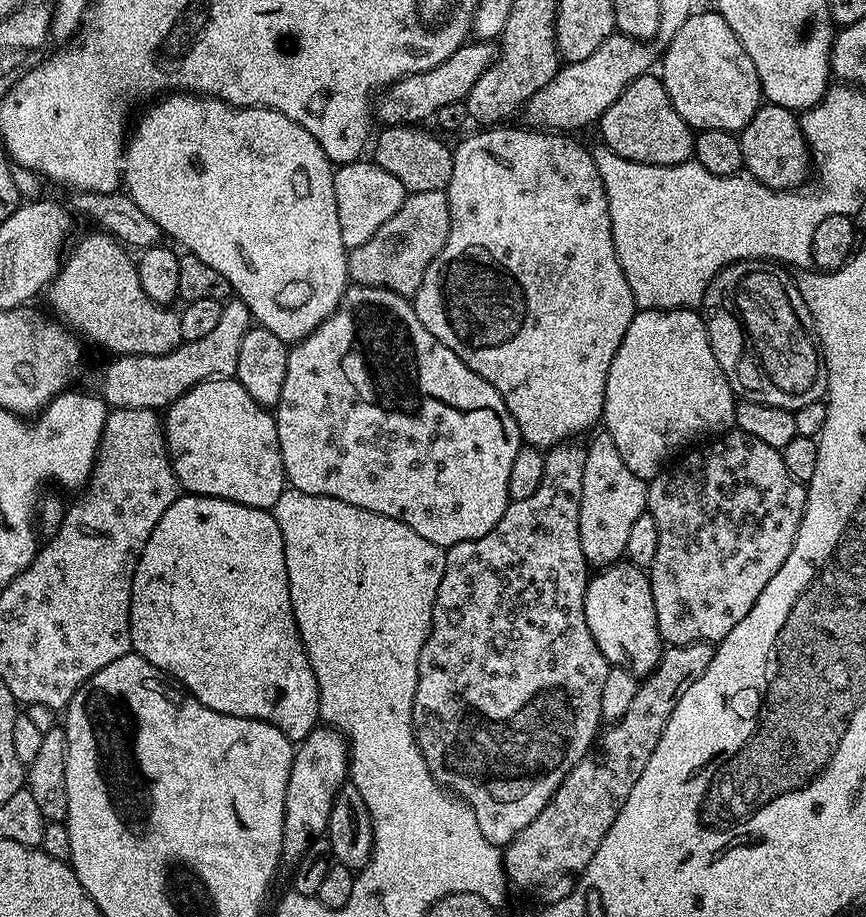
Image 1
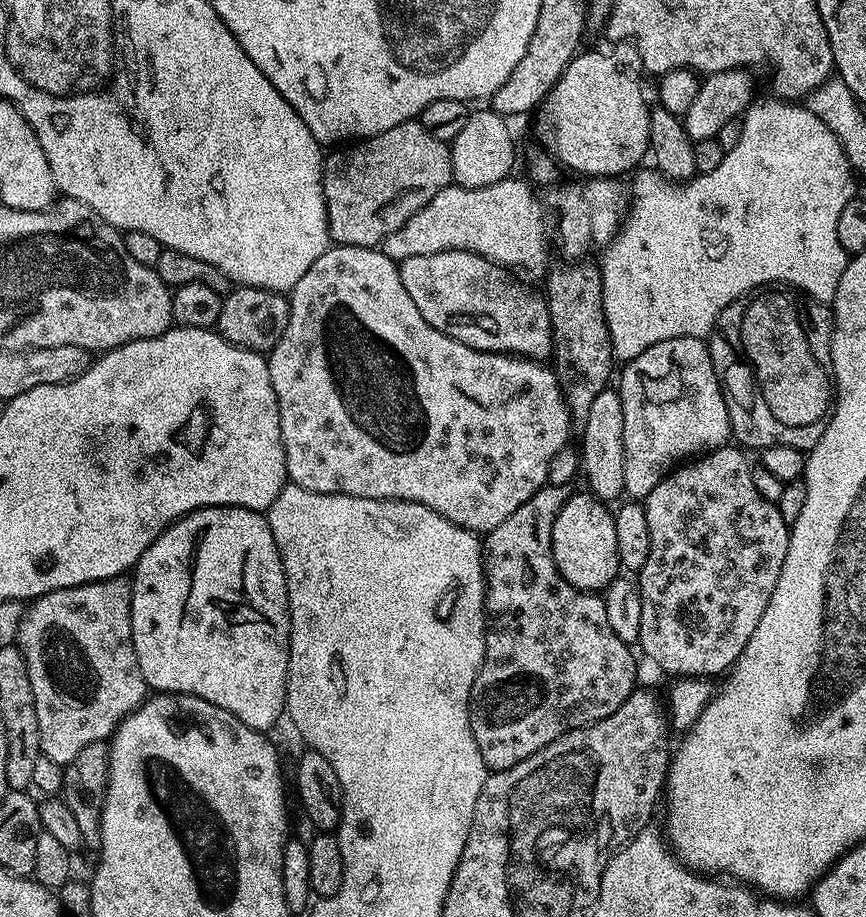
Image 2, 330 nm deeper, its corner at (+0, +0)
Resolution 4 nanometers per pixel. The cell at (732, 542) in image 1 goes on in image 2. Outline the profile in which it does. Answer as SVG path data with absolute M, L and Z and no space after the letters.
M725 446L715 448L712 452L703 453L691 462L681 463L672 469L667 476L650 490L643 501L646 510L646 522L650 522L650 558L646 558L646 566L638 573L638 583L642 594L642 626L638 648L641 648L664 672L677 672L680 678L713 678L719 672L727 673L746 650L746 642L750 642L750 634L762 622L762 614L766 614L766 602L770 602L770 594L774 594L774 586L778 582L778 574L782 570L782 562L786 558L790 525L784 521L779 507L771 504L762 494L758 494L758 486L754 486L752 477L753 465L743 456L739 447Z

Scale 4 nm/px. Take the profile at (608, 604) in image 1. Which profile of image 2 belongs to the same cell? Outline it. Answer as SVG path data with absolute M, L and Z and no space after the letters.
M583 490L569 495L552 531L554 562L568 584L593 594L607 589L621 571L618 538L614 534L614 512L605 501Z

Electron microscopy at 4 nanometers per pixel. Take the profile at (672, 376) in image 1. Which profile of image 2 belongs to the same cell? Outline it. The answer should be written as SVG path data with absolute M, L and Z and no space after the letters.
M679 336L658 342L642 350L638 358L627 361L623 368L618 391L622 398L622 442L626 458L624 492L632 495L629 497L633 501L640 502L681 462L725 447L730 440L732 424L728 421L728 403L724 401L724 389L712 361L712 353L701 337Z

